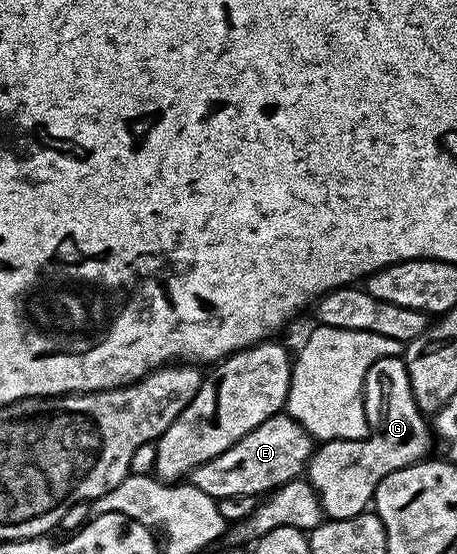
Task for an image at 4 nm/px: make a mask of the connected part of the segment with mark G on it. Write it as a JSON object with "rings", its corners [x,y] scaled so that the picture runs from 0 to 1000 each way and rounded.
{"rings":[[[880,644],[836,646],[825,650],[825,657],[816,657],[816,664],[807,664],[794,695],[794,727],[803,745],[803,789],[790,794],[709,798],[672,834],[667,861],[698,890],[698,908],[707,913],[709,930],[724,939],[764,939],[796,926],[814,912],[825,874],[842,866],[851,852],[869,852],[869,845],[895,845],[906,834],[923,834],[941,821],[934,818],[943,812],[943,791],[947,798],[947,769],[899,711],[891,657]]]}

